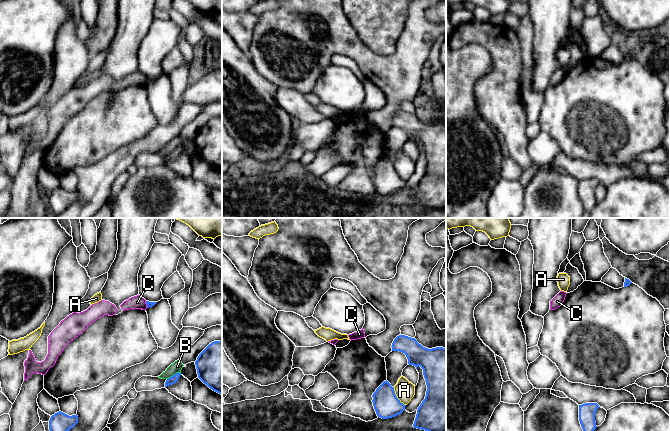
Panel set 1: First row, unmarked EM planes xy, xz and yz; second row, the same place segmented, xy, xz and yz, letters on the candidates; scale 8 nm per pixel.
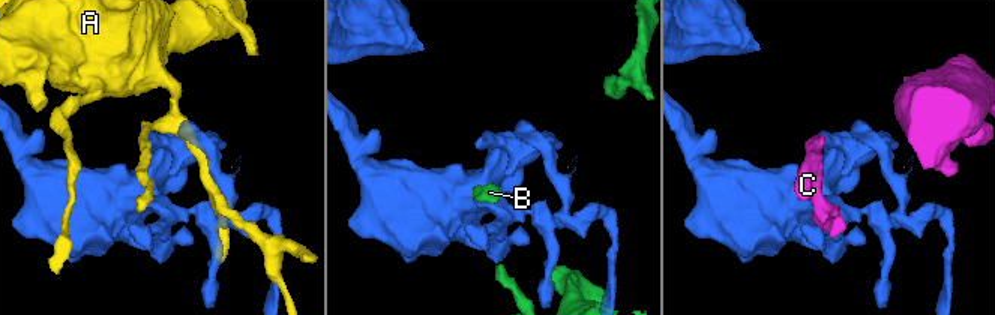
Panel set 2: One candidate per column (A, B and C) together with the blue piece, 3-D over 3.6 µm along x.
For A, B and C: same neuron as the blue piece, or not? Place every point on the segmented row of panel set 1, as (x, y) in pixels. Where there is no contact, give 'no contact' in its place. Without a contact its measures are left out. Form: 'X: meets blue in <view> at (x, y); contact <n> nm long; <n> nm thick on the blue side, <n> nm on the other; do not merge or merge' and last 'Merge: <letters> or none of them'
A: meets blue in xz at (396, 397); contact 180 nm long; 200 nm thick on the blue side, 160 nm on the other; do not merge
B: meets blue in xy at (173, 375); contact 130 nm long; 60 nm thick on the blue side, 90 nm on the other; do not merge
C: meets blue in xy at (146, 303); contact 60 nm long; 50 nm thick on the blue side, 110 nm on the other; do not merge
Merge: none of them

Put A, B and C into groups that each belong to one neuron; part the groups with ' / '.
A / B / C

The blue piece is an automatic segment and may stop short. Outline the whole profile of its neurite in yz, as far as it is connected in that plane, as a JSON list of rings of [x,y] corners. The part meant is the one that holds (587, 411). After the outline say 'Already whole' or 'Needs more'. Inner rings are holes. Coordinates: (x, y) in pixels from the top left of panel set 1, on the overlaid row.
[[[597,403],[579,405],[579,421],[583,431],[594,431],[596,429],[595,414],[598,408]]]. Already whole

